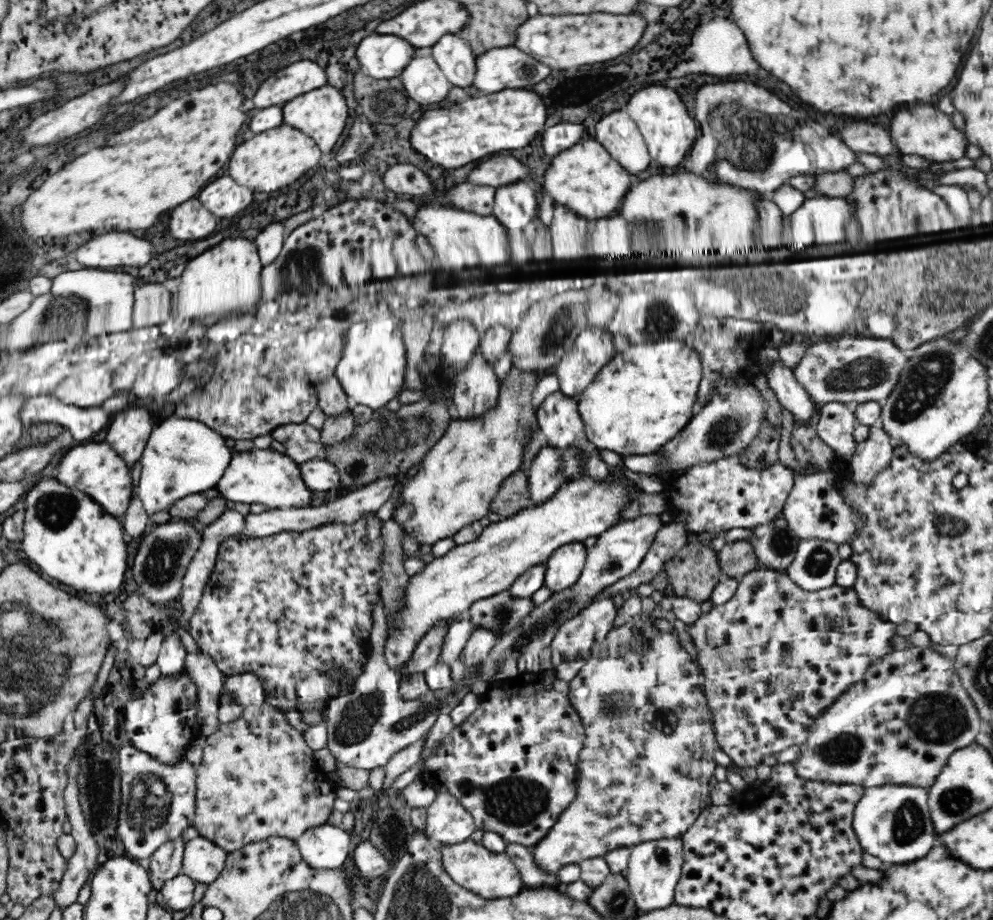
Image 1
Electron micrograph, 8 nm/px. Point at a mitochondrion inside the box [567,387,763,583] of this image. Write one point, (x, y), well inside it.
(727, 427)

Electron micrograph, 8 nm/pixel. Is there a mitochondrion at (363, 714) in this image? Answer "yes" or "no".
yes

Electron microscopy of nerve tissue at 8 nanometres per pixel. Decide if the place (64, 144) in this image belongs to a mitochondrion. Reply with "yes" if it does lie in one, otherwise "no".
no

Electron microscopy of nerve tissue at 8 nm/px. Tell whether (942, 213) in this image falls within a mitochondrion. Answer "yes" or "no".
no

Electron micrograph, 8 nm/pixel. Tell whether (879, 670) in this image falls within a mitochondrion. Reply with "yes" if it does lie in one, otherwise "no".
no

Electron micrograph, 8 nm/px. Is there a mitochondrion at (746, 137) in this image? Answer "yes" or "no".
yes

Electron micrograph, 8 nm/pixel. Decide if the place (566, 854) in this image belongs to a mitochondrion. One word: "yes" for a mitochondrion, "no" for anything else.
no

